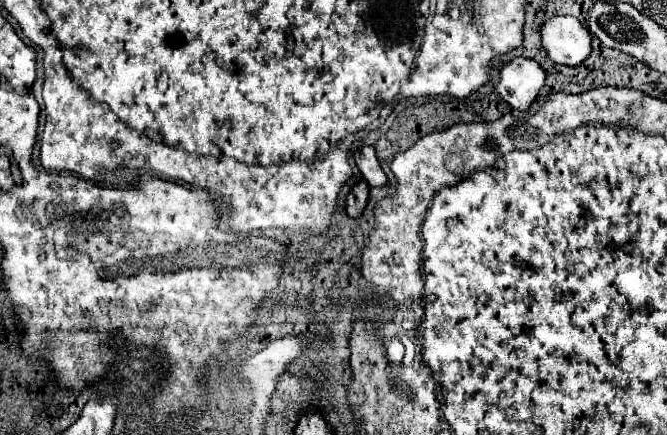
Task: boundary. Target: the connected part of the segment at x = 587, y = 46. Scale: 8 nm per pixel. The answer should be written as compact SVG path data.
M555 16L543 24L543 46L557 64L579 66L591 54L591 32L573 16Z

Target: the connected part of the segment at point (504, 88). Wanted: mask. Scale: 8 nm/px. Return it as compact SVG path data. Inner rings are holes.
M515 58L501 68L497 94L517 110L529 110L545 84L547 72L539 62Z

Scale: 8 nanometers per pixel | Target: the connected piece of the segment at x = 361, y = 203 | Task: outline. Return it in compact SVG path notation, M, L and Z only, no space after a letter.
M361 180L347 196L347 216L359 218L367 206L367 198L369 198L369 184L365 180Z

